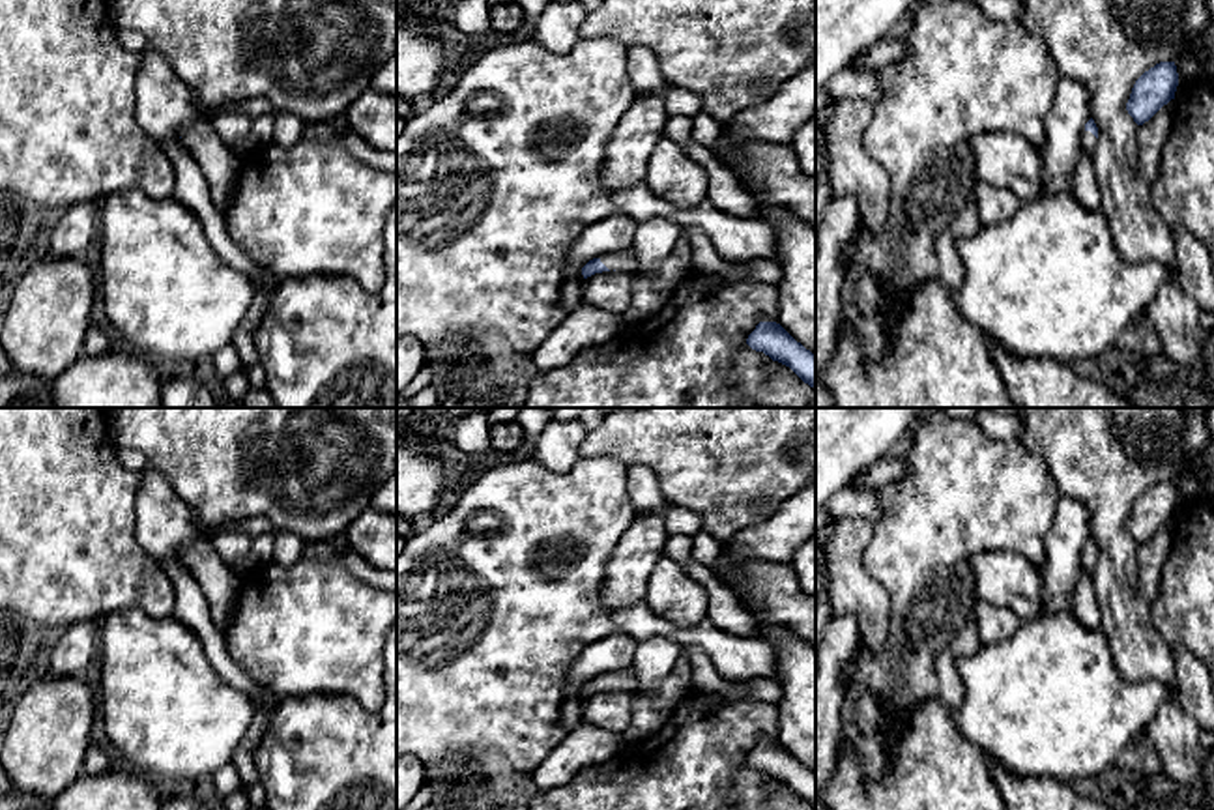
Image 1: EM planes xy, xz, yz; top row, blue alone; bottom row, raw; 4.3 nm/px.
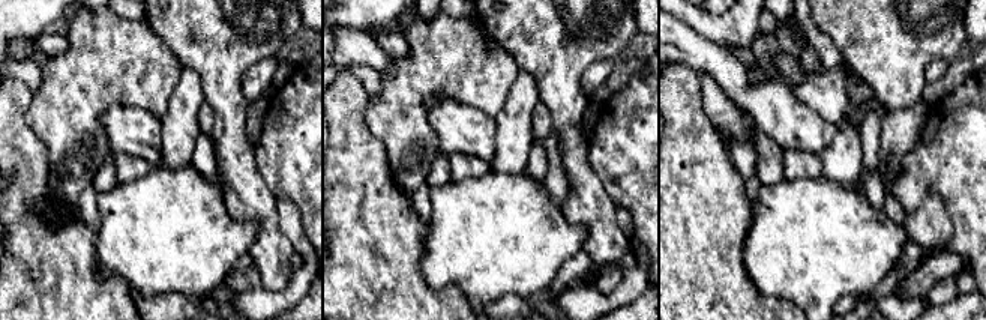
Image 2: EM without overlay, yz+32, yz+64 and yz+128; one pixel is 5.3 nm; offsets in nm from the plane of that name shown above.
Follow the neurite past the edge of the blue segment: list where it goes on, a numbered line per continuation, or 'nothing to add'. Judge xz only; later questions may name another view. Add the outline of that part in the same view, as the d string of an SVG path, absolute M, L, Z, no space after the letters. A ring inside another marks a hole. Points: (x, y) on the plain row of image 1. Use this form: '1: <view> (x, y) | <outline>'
1: xz (625, 679) | M627 668L623 672L612 672L604 673L600 681L610 688L610 690L636 690L636 672L634 668Z

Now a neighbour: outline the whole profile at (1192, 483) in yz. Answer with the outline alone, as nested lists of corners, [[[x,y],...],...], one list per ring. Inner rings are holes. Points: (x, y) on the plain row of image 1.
[[[1201,455],[1193,458],[1175,481],[1178,501],[1195,501],[1201,498],[1208,490],[1207,479],[1208,470],[1205,456]]]

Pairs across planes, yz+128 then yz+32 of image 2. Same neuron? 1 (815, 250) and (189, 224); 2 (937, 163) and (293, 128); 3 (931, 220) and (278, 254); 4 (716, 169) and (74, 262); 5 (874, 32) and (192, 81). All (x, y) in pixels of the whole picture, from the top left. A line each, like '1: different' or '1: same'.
1: same
2: same
3: same
4: same
5: different

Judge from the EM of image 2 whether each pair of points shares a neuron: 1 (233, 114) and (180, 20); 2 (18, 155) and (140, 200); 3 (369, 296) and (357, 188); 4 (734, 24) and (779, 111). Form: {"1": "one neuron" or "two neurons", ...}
{"1": "one neuron", "2": "two neurons", "3": "one neuron", "4": "two neurons"}

